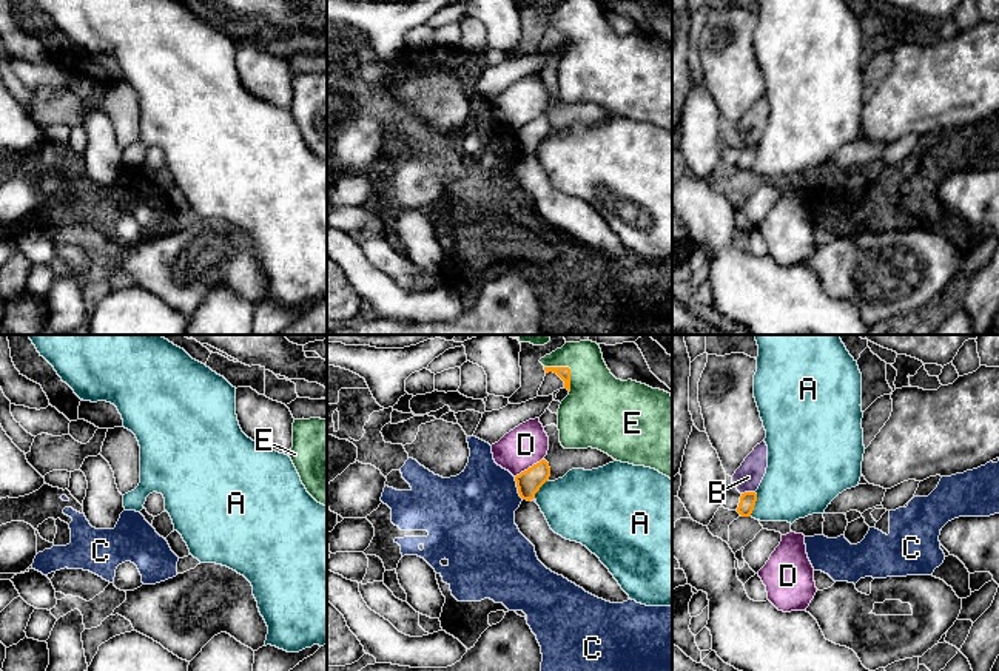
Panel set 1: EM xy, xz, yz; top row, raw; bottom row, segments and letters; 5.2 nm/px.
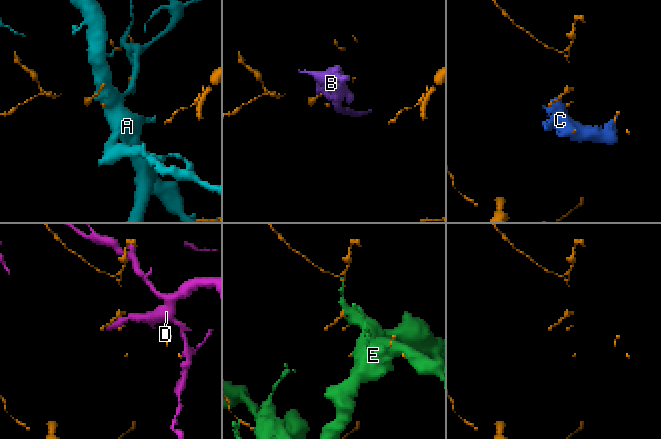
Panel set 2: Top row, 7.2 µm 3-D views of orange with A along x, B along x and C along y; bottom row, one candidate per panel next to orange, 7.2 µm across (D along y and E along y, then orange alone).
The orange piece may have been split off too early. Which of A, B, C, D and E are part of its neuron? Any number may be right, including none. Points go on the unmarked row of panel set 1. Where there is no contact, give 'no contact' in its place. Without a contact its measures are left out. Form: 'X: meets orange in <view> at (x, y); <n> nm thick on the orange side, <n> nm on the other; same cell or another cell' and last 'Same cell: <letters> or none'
A: meets orange in yz at (754, 159); 80 nm thick on the orange side, 340 nm on the other; another cell
B: meets orange in yz at (748, 147); 80 nm thick on the orange side, 140 nm on the other; another cell
C: meets orange in xz at (517, 141); 130 nm thick on the orange side, 400 nm on the other; another cell
D: meets orange in xz at (529, 122); 130 nm thick on the orange side, 220 nm on the other; another cell
E: meets orange in xz at (568, 22); 60 nm thick on the orange side, 340 nm on the other; same cell
Same cell: E

